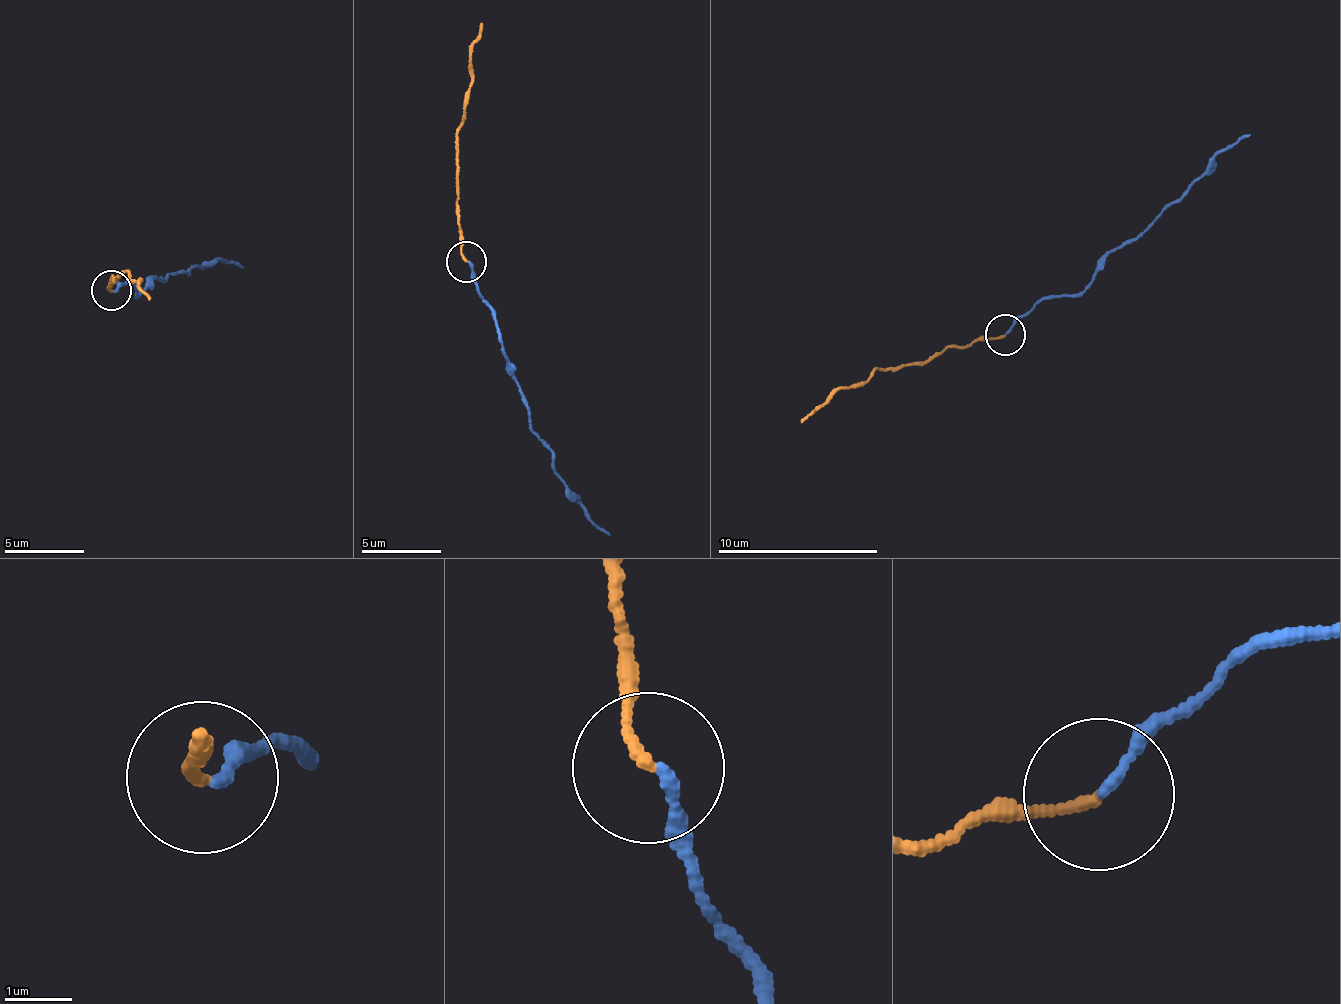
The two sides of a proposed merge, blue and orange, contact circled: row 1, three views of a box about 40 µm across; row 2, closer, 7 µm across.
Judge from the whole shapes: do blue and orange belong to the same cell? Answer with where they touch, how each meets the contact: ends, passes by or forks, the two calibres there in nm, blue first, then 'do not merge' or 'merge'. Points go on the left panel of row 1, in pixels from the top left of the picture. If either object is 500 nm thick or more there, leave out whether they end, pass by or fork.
place (111, 290); blue ends; orange ends; calibres 160 and 140 nm; merge

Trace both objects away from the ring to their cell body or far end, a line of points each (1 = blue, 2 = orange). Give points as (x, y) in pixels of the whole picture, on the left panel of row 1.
1: (112, 291), (128, 281), (135, 296), (146, 281), (172, 272), (230, 261), (242, 268)
2: (112, 291), (107, 289), (115, 274), (114, 280), (125, 270), (149, 302)

